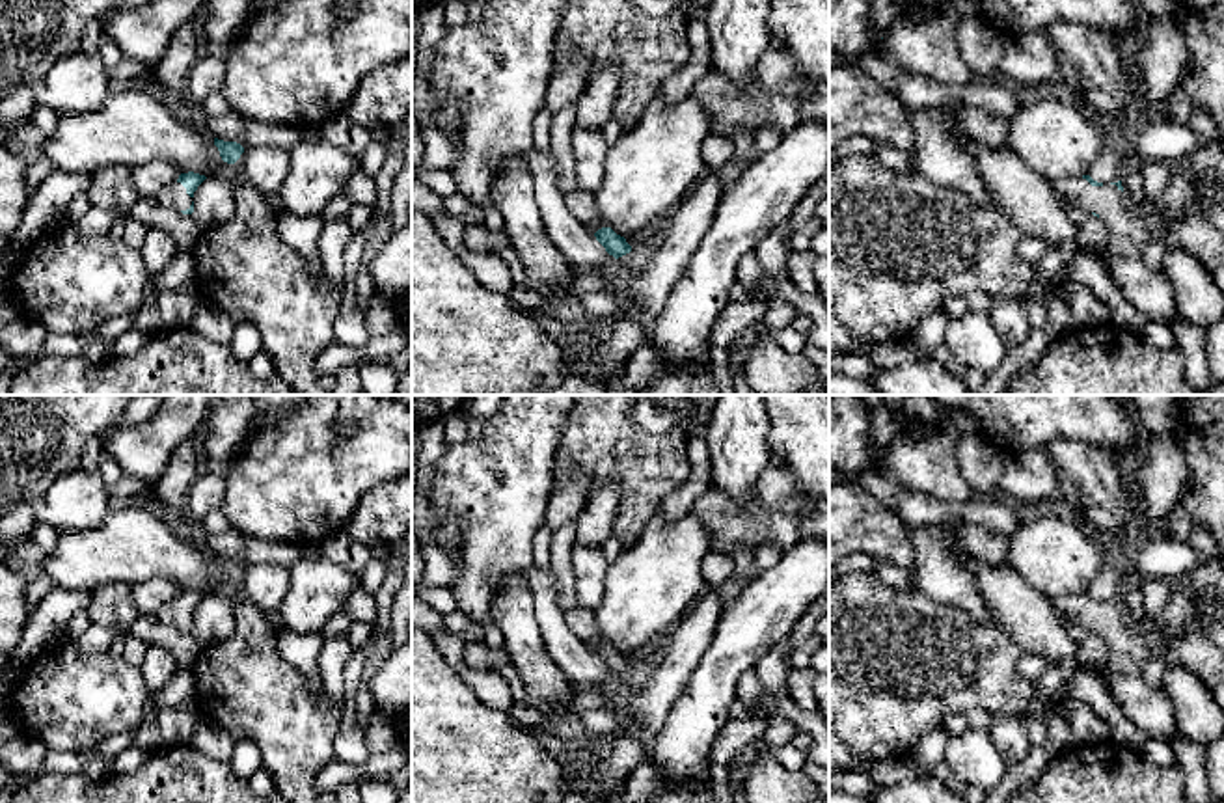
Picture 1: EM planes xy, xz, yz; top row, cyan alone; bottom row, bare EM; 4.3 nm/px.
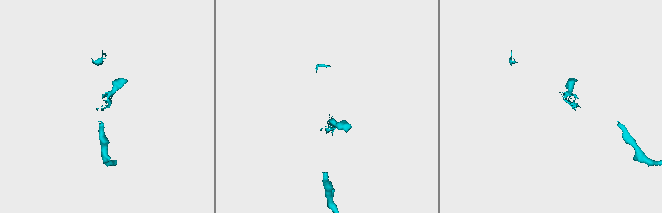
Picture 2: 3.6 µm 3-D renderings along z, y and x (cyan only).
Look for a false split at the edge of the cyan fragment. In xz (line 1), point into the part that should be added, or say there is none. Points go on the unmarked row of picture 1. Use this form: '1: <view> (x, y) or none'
1: xz (580, 619)

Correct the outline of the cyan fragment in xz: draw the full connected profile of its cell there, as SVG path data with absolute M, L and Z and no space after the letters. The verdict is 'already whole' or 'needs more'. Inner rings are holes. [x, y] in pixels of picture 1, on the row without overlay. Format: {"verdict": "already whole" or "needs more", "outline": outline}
{"verdict": "needs more", "outline": "M576 604L570 611L564 613L564 619L570 632L596 654L609 673L619 676L632 669L632 663L624 654L617 652L611 645L605 645L600 639L592 609Z"}

